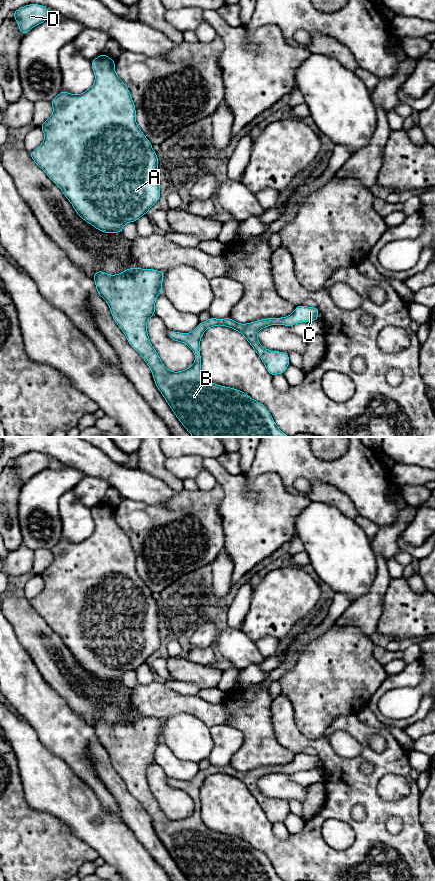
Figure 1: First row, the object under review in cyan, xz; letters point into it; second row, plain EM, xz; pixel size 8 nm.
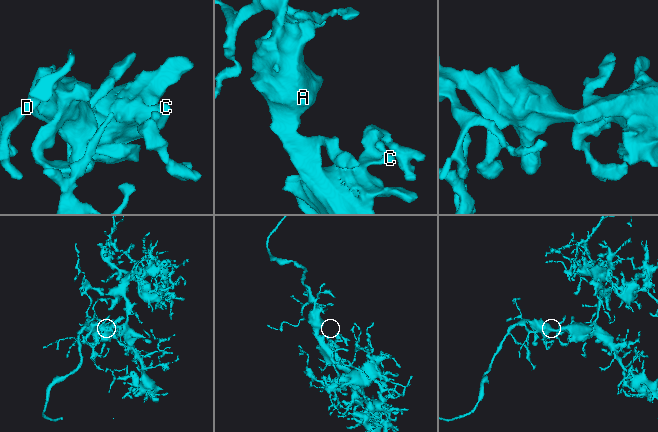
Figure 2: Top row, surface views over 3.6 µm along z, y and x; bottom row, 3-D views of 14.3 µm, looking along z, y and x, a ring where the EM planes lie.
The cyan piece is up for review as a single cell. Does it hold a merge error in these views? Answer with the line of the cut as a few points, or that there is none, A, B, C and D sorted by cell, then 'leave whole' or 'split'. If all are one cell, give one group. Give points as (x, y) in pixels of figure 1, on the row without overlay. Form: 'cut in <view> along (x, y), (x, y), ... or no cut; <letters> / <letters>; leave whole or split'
no cut; A B C D; leave whole

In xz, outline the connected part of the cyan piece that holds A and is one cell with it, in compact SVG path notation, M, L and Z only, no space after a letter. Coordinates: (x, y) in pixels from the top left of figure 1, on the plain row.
M104 501L91 509L95 522L94 532L82 542L71 542L61 539L53 548L53 562L39 575L44 580L44 589L35 598L30 600L32 608L46 621L46 623L61 637L64 644L72 652L76 661L87 671L93 673L103 681L122 681L126 671L135 671L141 664L148 661L149 657L159 648L161 638L159 633L159 616L157 601L152 597L152 592L140 578L136 570L136 556L131 546L131 541L124 530L115 520L115 509Z

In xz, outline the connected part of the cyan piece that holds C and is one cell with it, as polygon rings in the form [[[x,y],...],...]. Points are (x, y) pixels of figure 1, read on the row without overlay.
[[[127,716],[124,720],[110,723],[101,718],[93,722],[97,741],[108,752],[111,763],[124,780],[128,791],[136,798],[151,817],[157,837],[189,881],[284,881],[275,872],[266,854],[255,849],[243,839],[217,833],[205,826],[201,819],[201,800],[199,796],[203,781],[210,775],[225,774],[240,780],[259,803],[269,822],[284,822],[290,813],[288,801],[270,799],[262,795],[257,787],[259,778],[271,773],[293,774],[300,770],[318,768],[317,755],[297,753],[294,760],[287,765],[260,767],[247,772],[240,772],[230,765],[217,767],[210,765],[200,770],[190,781],[180,781],[168,778],[173,789],[186,792],[195,802],[193,813],[186,818],[173,820],[162,811],[157,799],[152,794],[147,781],[147,768],[155,763],[155,750],[162,741],[162,730],[165,720],[153,717]]]

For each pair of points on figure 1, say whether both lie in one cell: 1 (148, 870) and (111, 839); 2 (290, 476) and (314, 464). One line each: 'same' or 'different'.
1: same
2: same

